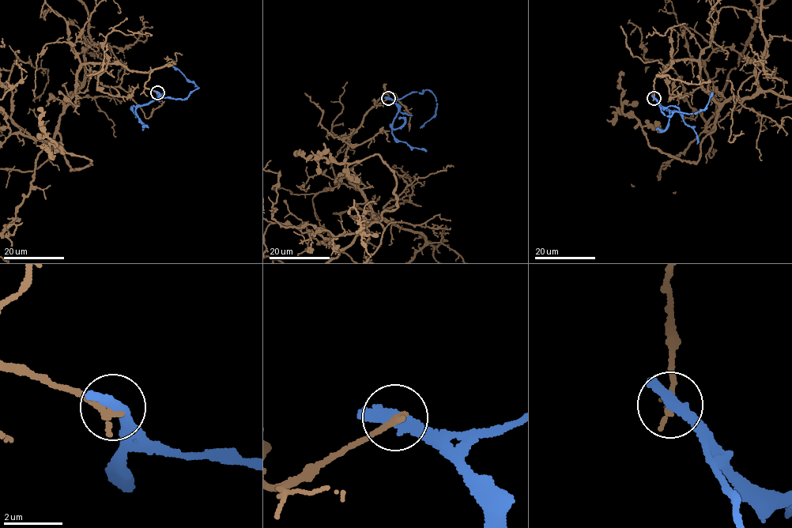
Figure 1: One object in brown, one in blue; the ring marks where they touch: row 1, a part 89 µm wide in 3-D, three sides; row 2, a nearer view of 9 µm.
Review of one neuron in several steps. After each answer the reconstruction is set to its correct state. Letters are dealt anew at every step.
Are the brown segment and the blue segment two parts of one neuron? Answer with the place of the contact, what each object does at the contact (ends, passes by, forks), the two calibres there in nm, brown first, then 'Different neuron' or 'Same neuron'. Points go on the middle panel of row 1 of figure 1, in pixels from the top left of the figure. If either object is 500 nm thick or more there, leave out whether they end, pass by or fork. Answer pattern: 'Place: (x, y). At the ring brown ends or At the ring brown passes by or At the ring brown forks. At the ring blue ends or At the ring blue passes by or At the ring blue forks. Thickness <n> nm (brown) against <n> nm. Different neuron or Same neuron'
Place: (388, 98). At the ring brown ends. At the ring blue passes by. Thickness 240 nm (brown) against 360 nm. Different neuron

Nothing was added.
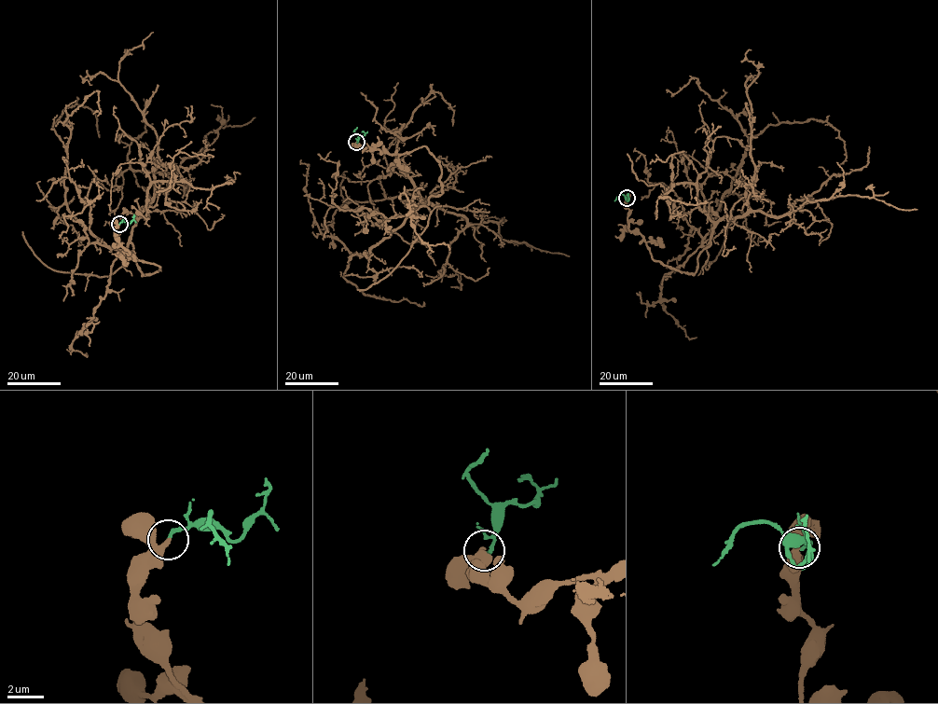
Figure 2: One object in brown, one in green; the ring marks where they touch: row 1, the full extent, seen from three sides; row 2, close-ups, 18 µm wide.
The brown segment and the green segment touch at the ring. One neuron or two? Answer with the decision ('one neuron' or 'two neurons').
two neurons

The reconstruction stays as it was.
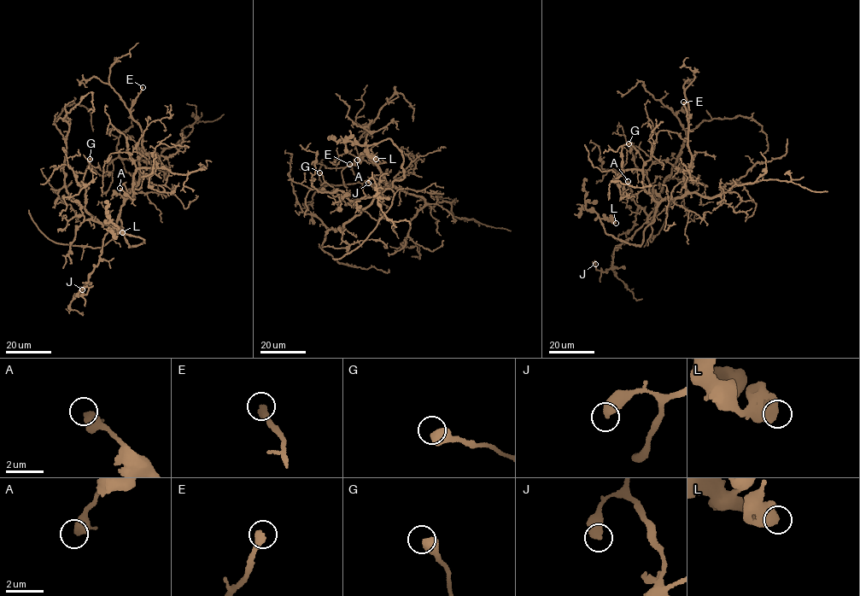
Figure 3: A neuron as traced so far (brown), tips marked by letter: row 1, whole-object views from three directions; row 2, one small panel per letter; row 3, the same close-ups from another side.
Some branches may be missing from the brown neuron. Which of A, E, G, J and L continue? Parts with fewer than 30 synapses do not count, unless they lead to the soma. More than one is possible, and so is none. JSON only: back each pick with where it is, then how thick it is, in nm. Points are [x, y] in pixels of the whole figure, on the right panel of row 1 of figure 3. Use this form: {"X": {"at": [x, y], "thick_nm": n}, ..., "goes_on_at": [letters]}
{"E": {"at": [683, 102], "thick_nm": 440}, "goes_on_at": ["E"]}

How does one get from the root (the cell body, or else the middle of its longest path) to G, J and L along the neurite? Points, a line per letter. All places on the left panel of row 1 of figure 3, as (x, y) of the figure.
G: (116, 222), (103, 224), (85, 209), (83, 181), (90, 159)
J: (116, 222), (109, 227), (99, 262), (86, 284), (78, 293), (83, 296), (86, 295), (89, 288), (82, 289)
L: (116, 222), (121, 221), (124, 237), (129, 245), (135, 247), (144, 243), (143, 238), (122, 232)

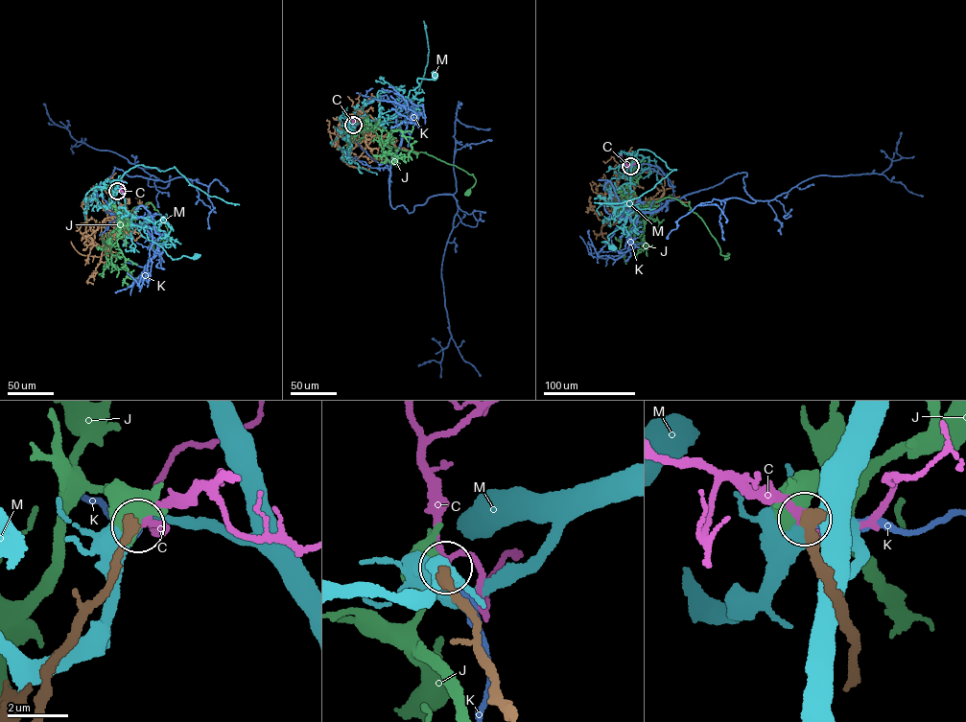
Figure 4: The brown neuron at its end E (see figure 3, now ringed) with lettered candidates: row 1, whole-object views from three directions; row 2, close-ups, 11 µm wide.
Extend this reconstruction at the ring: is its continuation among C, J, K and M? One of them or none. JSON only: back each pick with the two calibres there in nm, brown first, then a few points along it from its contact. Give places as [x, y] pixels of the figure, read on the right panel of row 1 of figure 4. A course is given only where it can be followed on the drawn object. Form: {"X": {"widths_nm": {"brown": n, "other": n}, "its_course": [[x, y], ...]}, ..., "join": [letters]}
{"C": {"widths_nm": {"brown": 460, "other": 240}, "its_course": [[630, 166], [619, 154]]}, "join": ["C"]}

